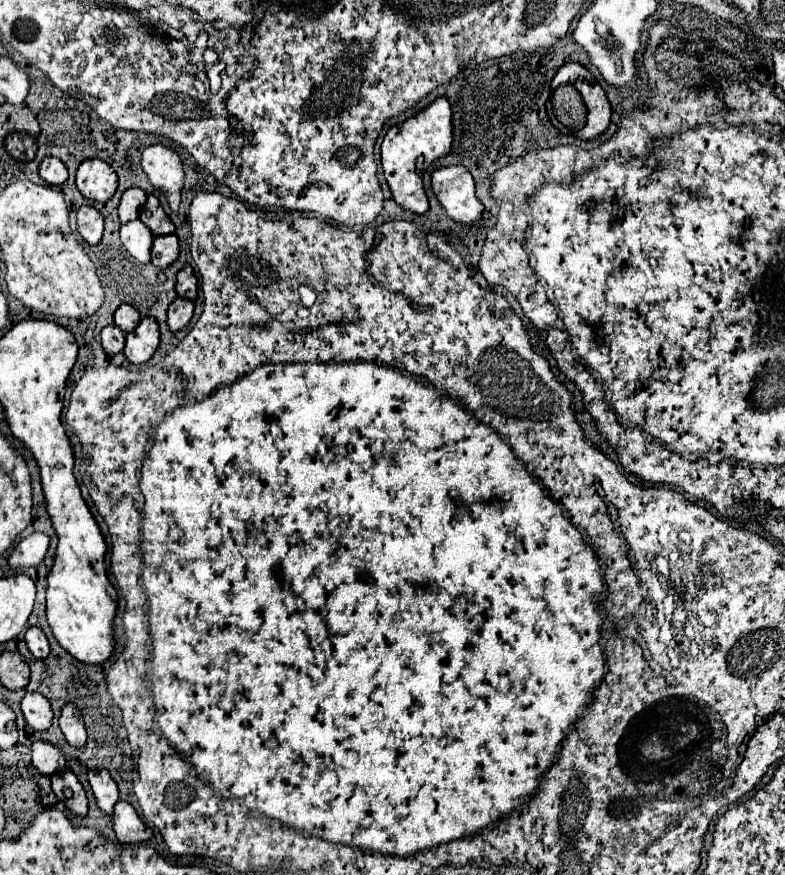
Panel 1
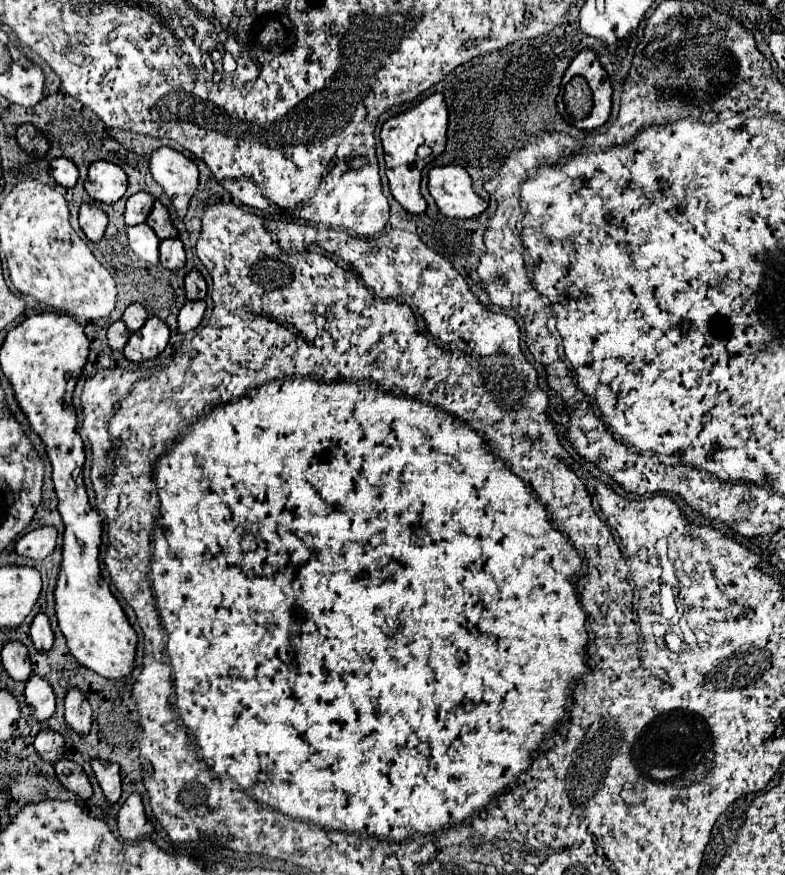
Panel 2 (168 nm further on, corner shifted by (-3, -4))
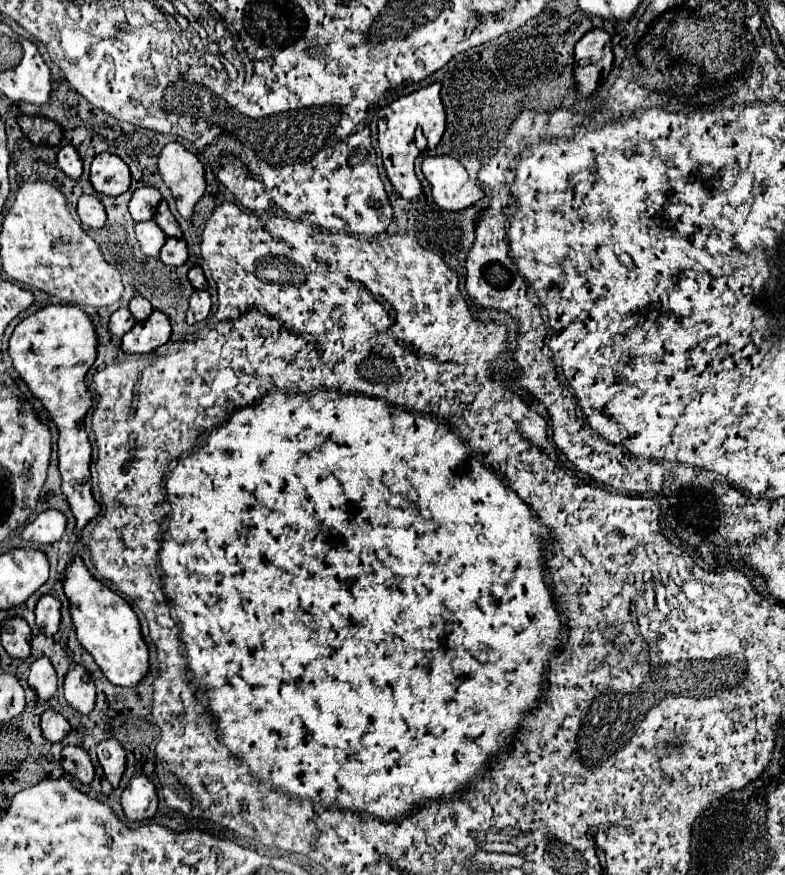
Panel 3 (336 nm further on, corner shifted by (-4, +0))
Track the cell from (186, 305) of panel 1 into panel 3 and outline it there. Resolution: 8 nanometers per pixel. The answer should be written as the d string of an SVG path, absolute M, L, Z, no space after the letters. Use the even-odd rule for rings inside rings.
M194 290L194 294L190 296L190 308L186 312L186 322L196 324L204 320L208 312L210 312L210 294L206 290Z

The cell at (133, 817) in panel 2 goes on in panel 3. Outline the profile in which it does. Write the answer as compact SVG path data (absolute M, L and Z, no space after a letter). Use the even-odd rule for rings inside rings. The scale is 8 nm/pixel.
M144 774L134 776L122 792L122 808L130 822L152 818L158 808L156 786Z

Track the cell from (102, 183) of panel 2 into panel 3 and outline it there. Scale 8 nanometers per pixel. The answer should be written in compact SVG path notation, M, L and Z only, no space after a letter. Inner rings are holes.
M98 154L90 168L90 182L100 194L120 196L130 186L130 170L116 154Z

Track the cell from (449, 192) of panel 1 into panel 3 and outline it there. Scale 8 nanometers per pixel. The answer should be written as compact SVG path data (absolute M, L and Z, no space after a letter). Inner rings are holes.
M450 156L424 158L422 174L432 186L434 202L444 210L462 210L484 198L482 188L470 182L466 168Z

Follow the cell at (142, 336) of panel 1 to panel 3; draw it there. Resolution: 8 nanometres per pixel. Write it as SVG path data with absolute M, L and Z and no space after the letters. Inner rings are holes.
M154 310L150 318L138 322L130 332L122 336L122 350L130 354L142 354L142 352L152 352L158 346L166 344L170 338L170 320L166 314Z

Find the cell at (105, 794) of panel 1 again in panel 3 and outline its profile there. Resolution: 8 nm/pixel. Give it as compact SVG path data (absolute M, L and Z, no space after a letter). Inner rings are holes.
M114 738L102 740L98 744L98 760L100 760L110 784L114 788L118 788L118 782L120 782L124 768L126 768L126 750L122 748L122 744Z

